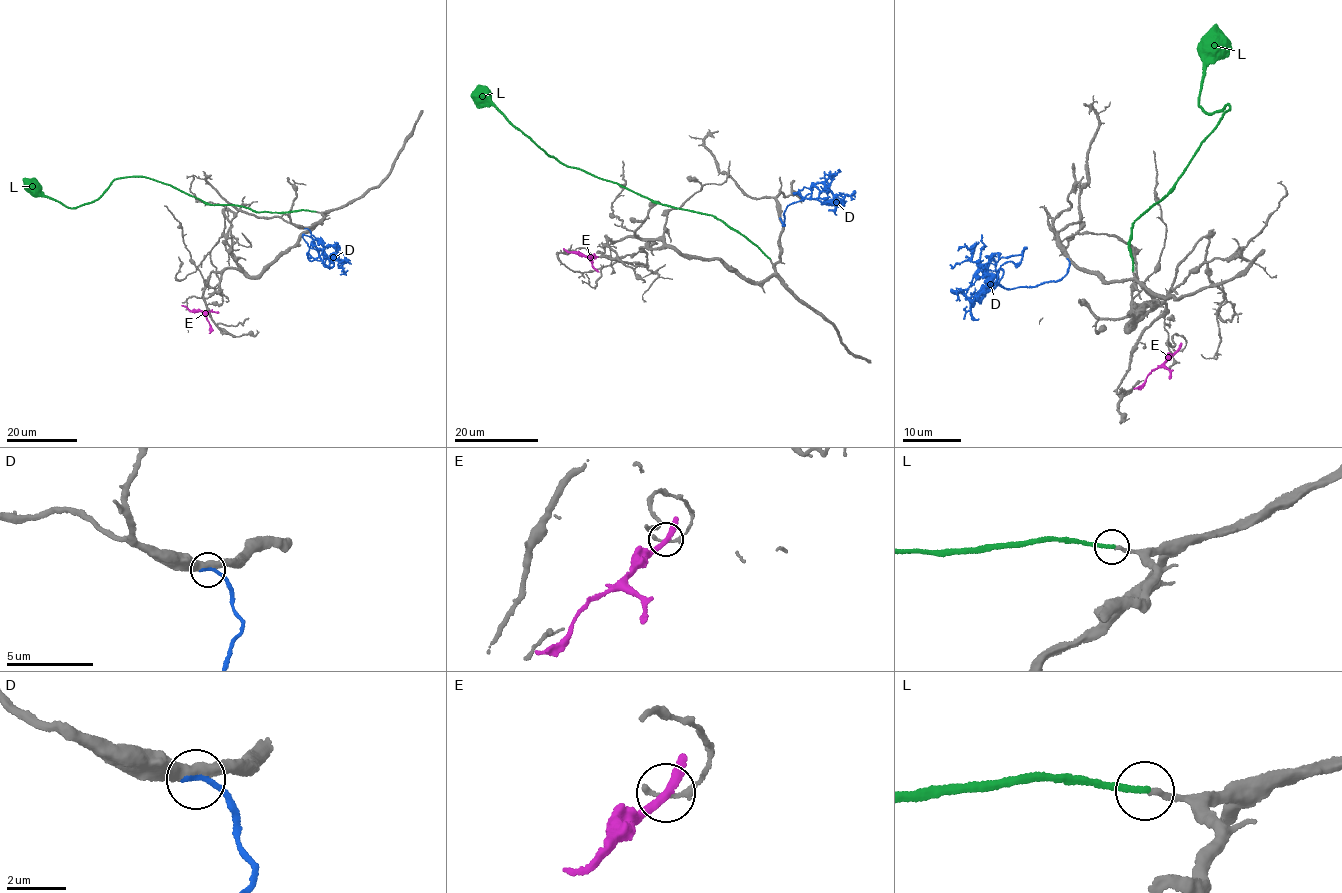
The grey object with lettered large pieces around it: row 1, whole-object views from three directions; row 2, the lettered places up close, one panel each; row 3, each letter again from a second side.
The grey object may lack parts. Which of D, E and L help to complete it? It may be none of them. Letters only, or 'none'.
L

